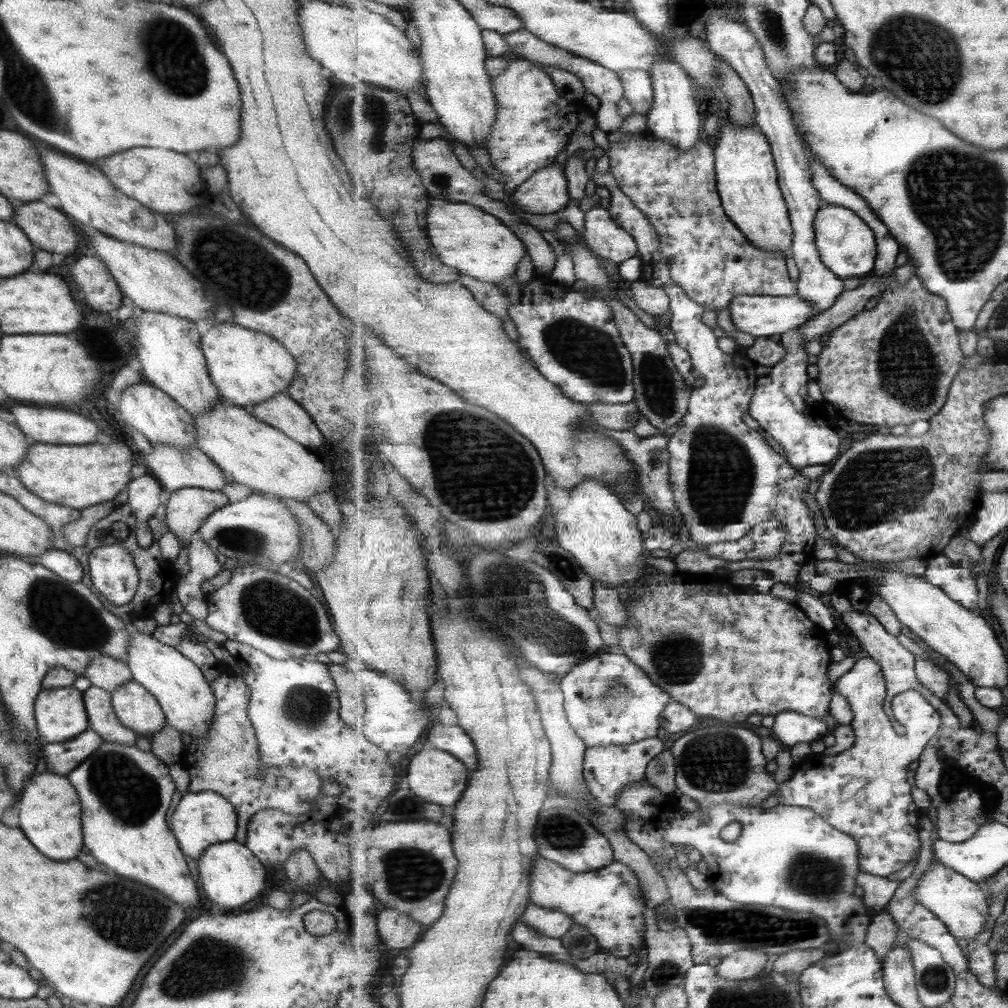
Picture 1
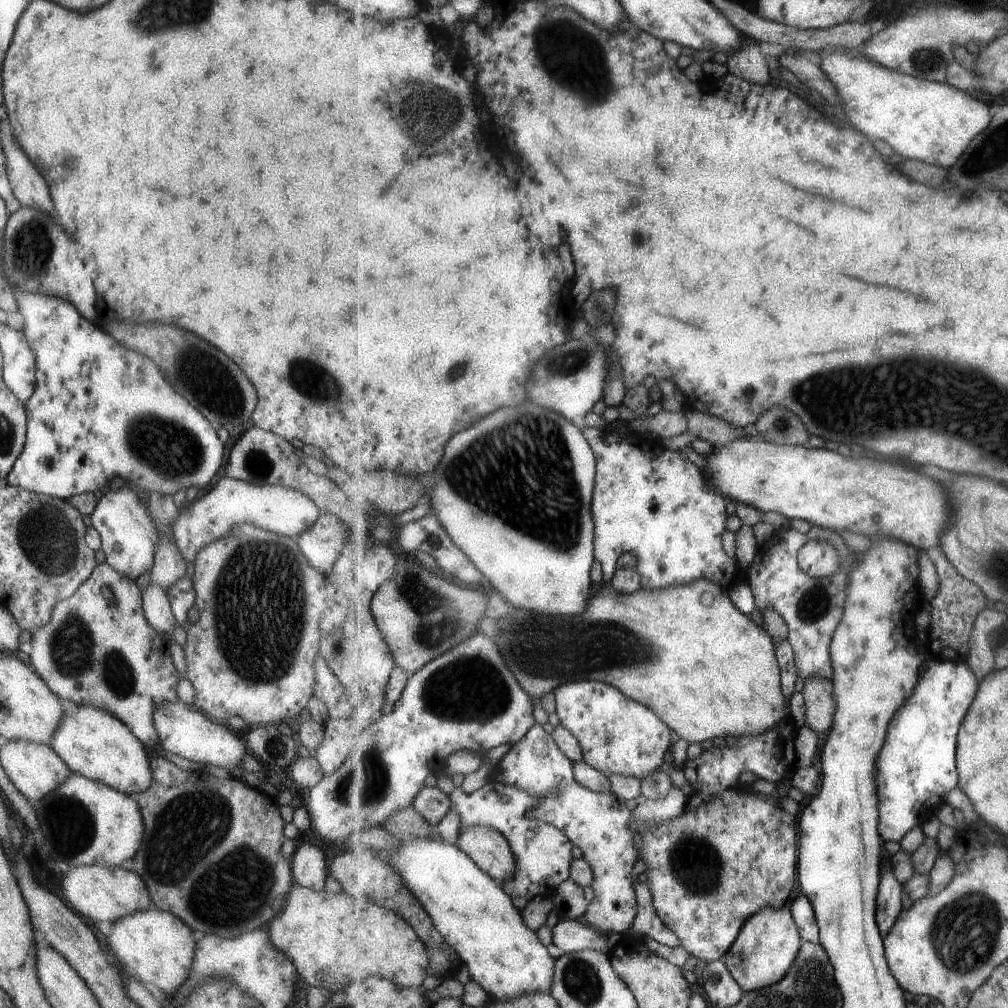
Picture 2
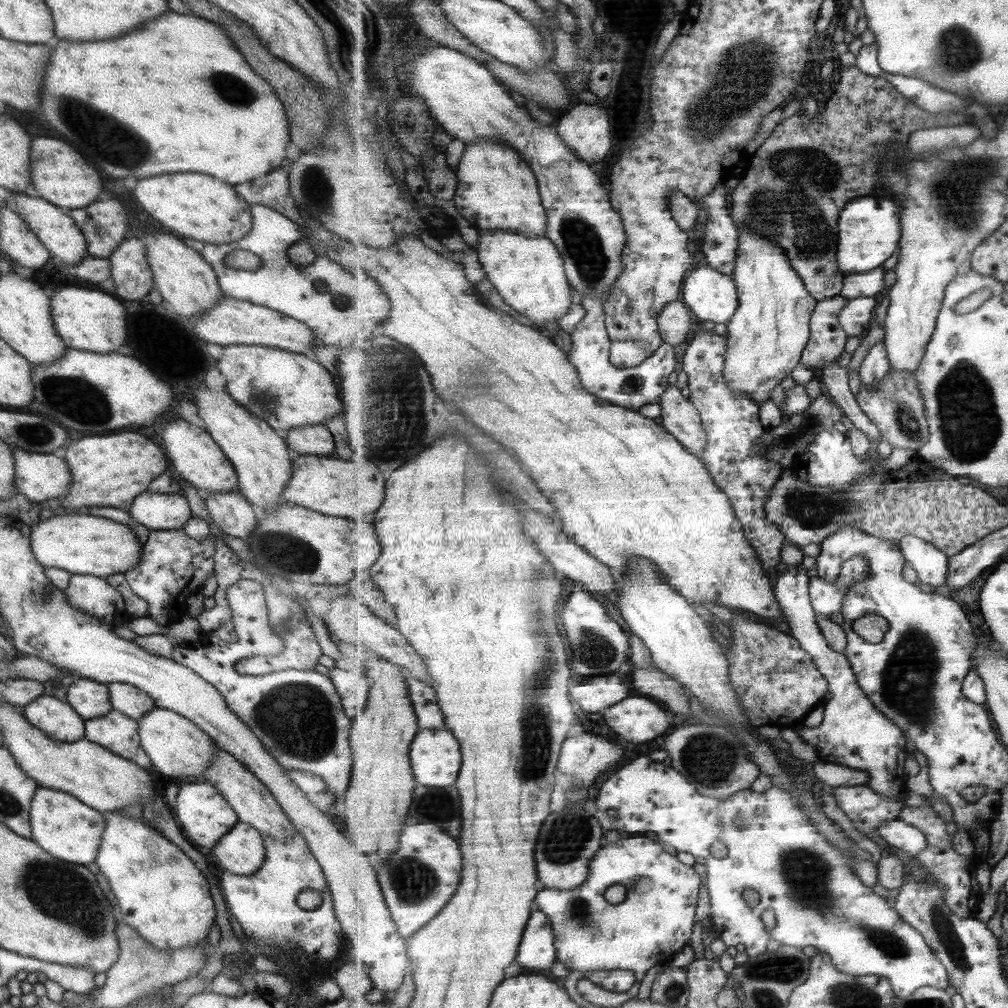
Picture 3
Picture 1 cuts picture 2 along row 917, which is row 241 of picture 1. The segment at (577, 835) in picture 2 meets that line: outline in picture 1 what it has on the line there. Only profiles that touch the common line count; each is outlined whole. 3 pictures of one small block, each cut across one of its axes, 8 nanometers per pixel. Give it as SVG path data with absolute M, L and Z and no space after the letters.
M597 206L586 212L583 236L590 250L611 269L639 252L635 237L613 220L609 208Z

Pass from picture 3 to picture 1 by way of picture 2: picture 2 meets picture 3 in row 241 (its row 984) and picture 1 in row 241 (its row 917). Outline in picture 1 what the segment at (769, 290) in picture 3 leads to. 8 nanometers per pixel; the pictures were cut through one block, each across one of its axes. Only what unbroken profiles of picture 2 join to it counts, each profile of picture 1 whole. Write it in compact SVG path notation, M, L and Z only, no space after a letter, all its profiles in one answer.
M724 121L716 147L718 191L721 192L727 216L760 249L792 250L794 228L768 136L757 126Z

